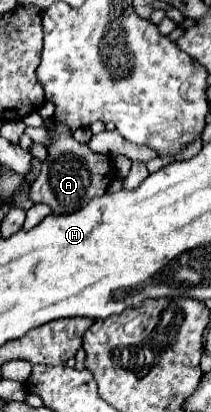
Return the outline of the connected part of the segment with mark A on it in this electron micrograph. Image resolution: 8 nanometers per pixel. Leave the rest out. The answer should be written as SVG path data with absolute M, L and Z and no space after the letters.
M45 121L45 129L51 133L51 143L47 145L47 157L35 183L31 185L31 197L35 203L45 203L55 215L69 215L83 209L93 197L103 195L111 181L115 179L111 159L105 153L93 153L87 145L75 141L67 125Z

